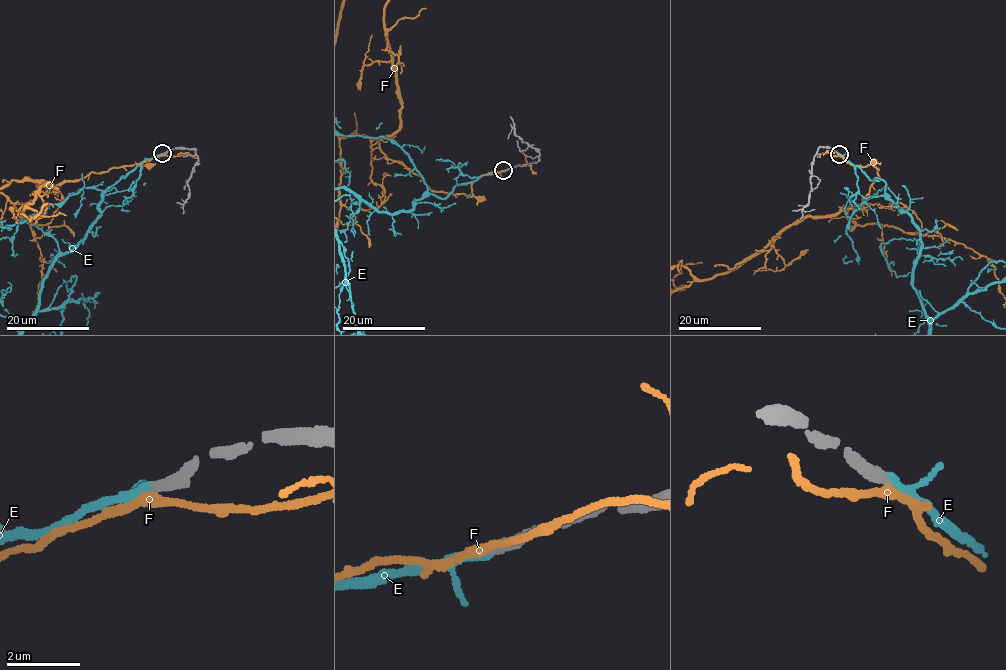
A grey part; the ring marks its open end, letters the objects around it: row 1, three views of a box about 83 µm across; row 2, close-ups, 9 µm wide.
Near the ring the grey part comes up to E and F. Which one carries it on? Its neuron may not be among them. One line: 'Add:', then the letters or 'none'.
Add: E

